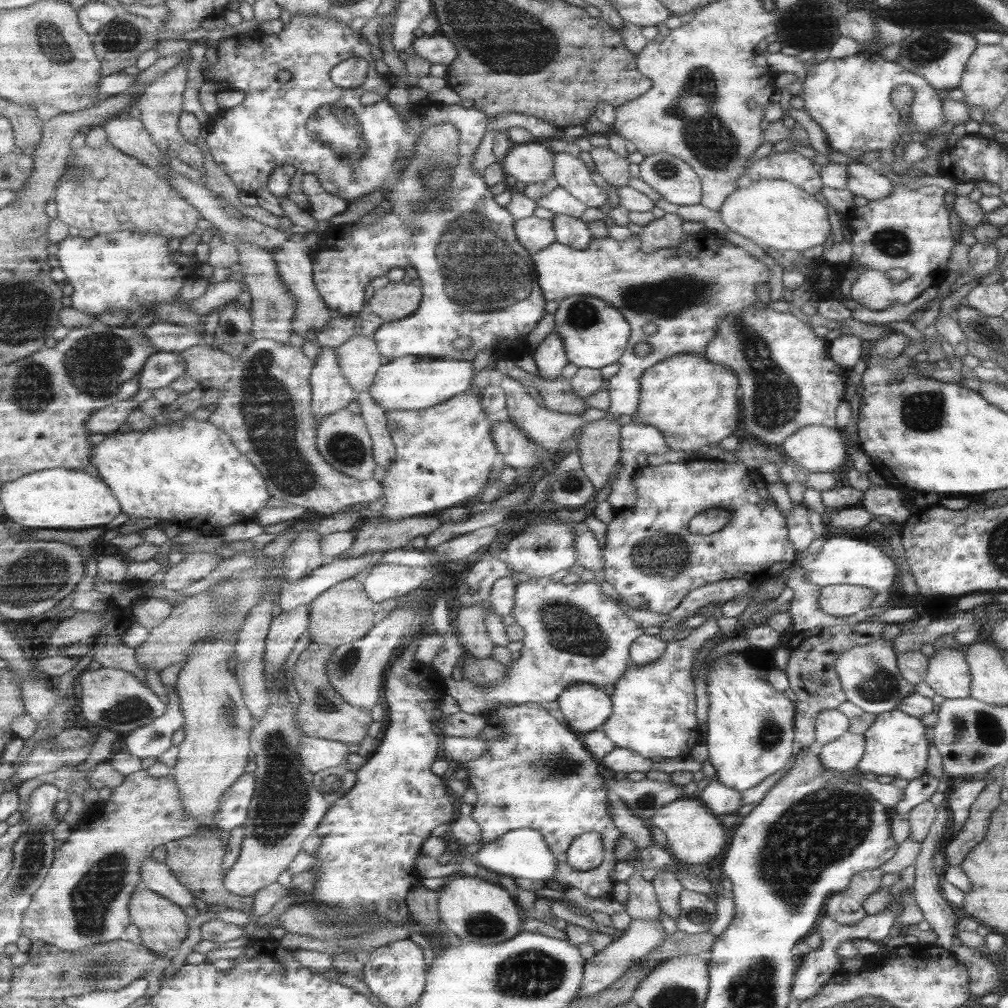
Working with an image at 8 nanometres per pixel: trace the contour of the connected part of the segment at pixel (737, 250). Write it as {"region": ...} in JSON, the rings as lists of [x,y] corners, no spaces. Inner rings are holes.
{"region":[[[701,229],[698,233],[687,234],[686,240],[670,248],[661,248],[650,254],[641,251],[641,242],[636,235],[625,241],[616,241],[608,238],[594,238],[589,248],[575,249],[562,243],[552,243],[544,250],[532,254],[533,263],[538,273],[538,284],[542,296],[547,300],[562,302],[566,297],[575,295],[590,296],[606,301],[617,308],[624,316],[631,328],[629,343],[622,356],[617,360],[621,366],[618,373],[608,381],[608,394],[610,395],[610,406],[606,411],[625,419],[621,425],[621,462],[622,469],[611,484],[611,493],[607,501],[615,510],[630,507],[635,501],[634,477],[641,468],[636,462],[636,456],[640,452],[649,454],[666,454],[671,448],[665,441],[664,435],[652,425],[642,421],[632,421],[630,418],[638,412],[637,406],[640,400],[640,379],[645,370],[658,364],[670,355],[690,353],[704,356],[705,346],[714,336],[718,322],[731,312],[742,312],[745,308],[752,307],[756,302],[756,287],[762,283],[768,283],[769,270],[762,261],[752,257],[744,249],[728,243],[724,237],[720,237],[710,229]],[[654,323],[658,331],[653,335],[644,333],[644,326]],[[638,342],[647,342],[652,351],[648,351],[643,357],[635,353]]]}

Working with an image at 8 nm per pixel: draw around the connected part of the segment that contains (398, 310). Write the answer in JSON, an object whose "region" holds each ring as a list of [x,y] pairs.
{"region":[[[408,280],[398,283],[390,281],[384,288],[375,291],[368,307],[374,314],[382,316],[385,322],[394,322],[414,315],[423,301],[421,283]]]}

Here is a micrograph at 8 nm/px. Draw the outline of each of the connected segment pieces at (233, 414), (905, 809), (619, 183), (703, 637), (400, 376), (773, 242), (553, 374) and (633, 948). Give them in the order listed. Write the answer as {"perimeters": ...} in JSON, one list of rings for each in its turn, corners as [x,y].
{"perimeters":[[[[272,338],[255,340],[241,357],[234,358],[228,353],[214,351],[212,345],[200,345],[186,350],[181,355],[189,363],[188,374],[197,379],[206,391],[223,390],[223,395],[209,420],[227,432],[241,449],[258,465],[269,481],[271,496],[287,500],[291,504],[304,506],[310,513],[318,512],[325,517],[344,513],[351,507],[363,507],[380,500],[385,492],[384,485],[377,478],[356,480],[340,472],[330,464],[317,445],[317,416],[313,411],[313,370],[315,362],[303,349],[291,344],[282,344]]],[[[924,773],[920,778],[911,780],[906,788],[902,789],[902,800],[892,808],[892,812],[908,814],[911,808],[926,800],[930,801],[931,796],[936,793],[940,786],[941,779]]],[[[593,147],[590,153],[598,174],[608,184],[618,190],[628,185],[632,177],[629,172],[631,162],[627,157],[616,154],[608,147]]],[[[710,615],[706,617],[702,625],[681,635],[676,641],[668,642],[658,660],[640,668],[626,669],[615,682],[614,693],[611,694],[611,715],[599,728],[616,748],[627,748],[647,759],[654,756],[673,759],[688,755],[688,751],[696,746],[696,738],[700,742],[692,669],[698,651],[718,634],[716,618]]],[[[404,356],[390,361],[381,368],[370,391],[376,402],[379,402],[386,411],[426,410],[470,391],[474,376],[476,374],[474,374],[471,360]]],[[[760,180],[734,189],[719,208],[720,220],[731,230],[762,248],[803,253],[820,246],[830,234],[830,220],[824,204],[814,195],[784,180]]],[[[552,331],[532,351],[535,360],[538,377],[547,381],[560,379],[561,370],[568,364],[567,354],[563,345],[562,337]]],[[[633,920],[624,931],[623,935],[614,937],[614,940],[606,945],[604,950],[597,952],[585,962],[582,984],[576,999],[594,996],[594,994],[606,990],[608,985],[622,976],[626,969],[636,964],[638,960],[655,949],[666,938],[660,920]]]]}

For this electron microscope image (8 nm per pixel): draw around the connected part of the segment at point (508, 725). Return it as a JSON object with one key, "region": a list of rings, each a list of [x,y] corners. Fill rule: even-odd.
{"region":[[[528,703],[526,705],[516,705],[516,706],[494,706],[494,708],[486,709],[484,714],[487,716],[492,716],[492,718],[496,718],[496,726],[502,730],[502,734],[495,739],[491,739],[487,741],[487,749],[485,753],[482,753],[478,758],[471,760],[469,763],[465,763],[462,766],[467,769],[469,774],[470,783],[468,786],[474,788],[474,792],[476,792],[476,796],[478,800],[476,800],[476,805],[473,806],[473,811],[471,816],[473,819],[479,824],[481,830],[481,842],[482,844],[491,843],[501,838],[502,835],[508,834],[513,830],[521,830],[521,829],[532,829],[542,833],[544,837],[545,843],[548,845],[548,848],[552,851],[552,854],[555,858],[556,870],[553,872],[552,880],[548,880],[548,884],[551,885],[552,882],[556,881],[561,882],[561,884],[565,884],[566,888],[578,888],[578,890],[582,890],[584,894],[590,896],[590,898],[604,898],[606,896],[612,896],[614,893],[614,885],[615,880],[611,875],[613,873],[614,867],[617,865],[615,858],[615,848],[617,847],[617,840],[623,836],[622,832],[620,832],[614,821],[612,820],[611,814],[609,813],[609,805],[608,800],[610,800],[611,796],[608,794],[608,790],[605,787],[605,777],[600,774],[598,771],[598,766],[600,765],[600,761],[595,759],[592,756],[592,753],[585,748],[585,744],[583,743],[581,736],[576,732],[570,730],[568,725],[561,724],[550,712],[547,711],[546,705],[539,705],[536,703]],[[585,832],[599,832],[603,838],[603,861],[592,870],[587,870],[586,872],[580,872],[579,870],[574,870],[570,868],[570,865],[566,862],[566,851],[570,846],[570,843],[580,834],[584,834]]]}

